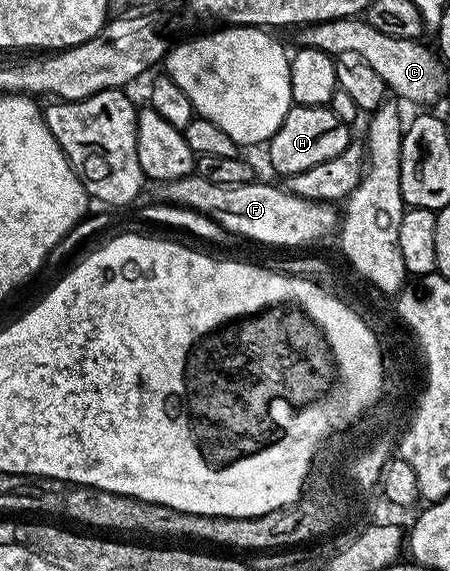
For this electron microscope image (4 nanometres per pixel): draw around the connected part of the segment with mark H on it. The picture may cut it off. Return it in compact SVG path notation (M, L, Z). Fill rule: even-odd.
M295 105L287 111L279 131L267 142L269 165L282 178L307 171L307 167L316 167L318 163L327 163L335 159L351 144L350 126L335 111L323 105Z

